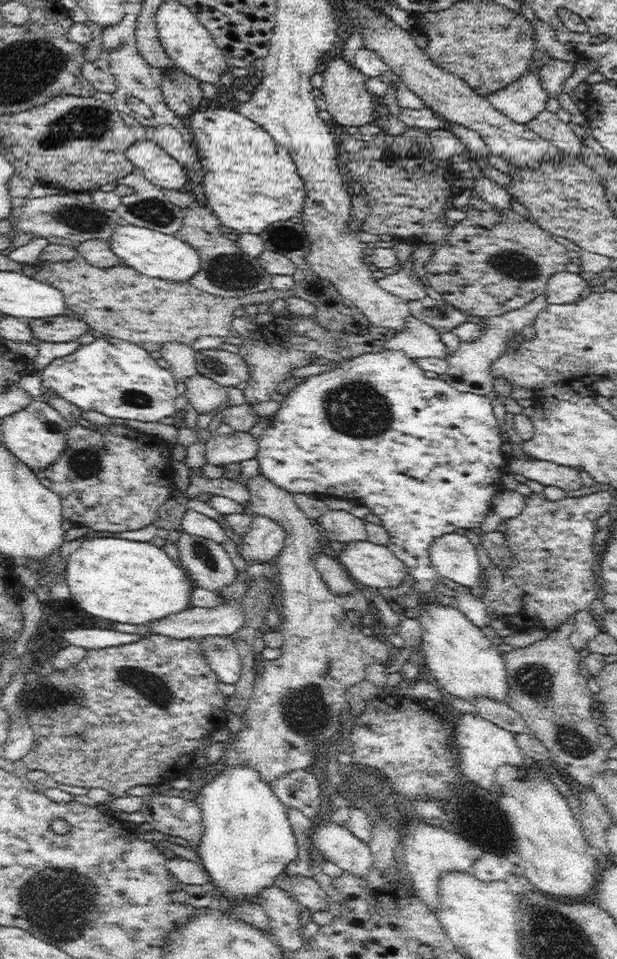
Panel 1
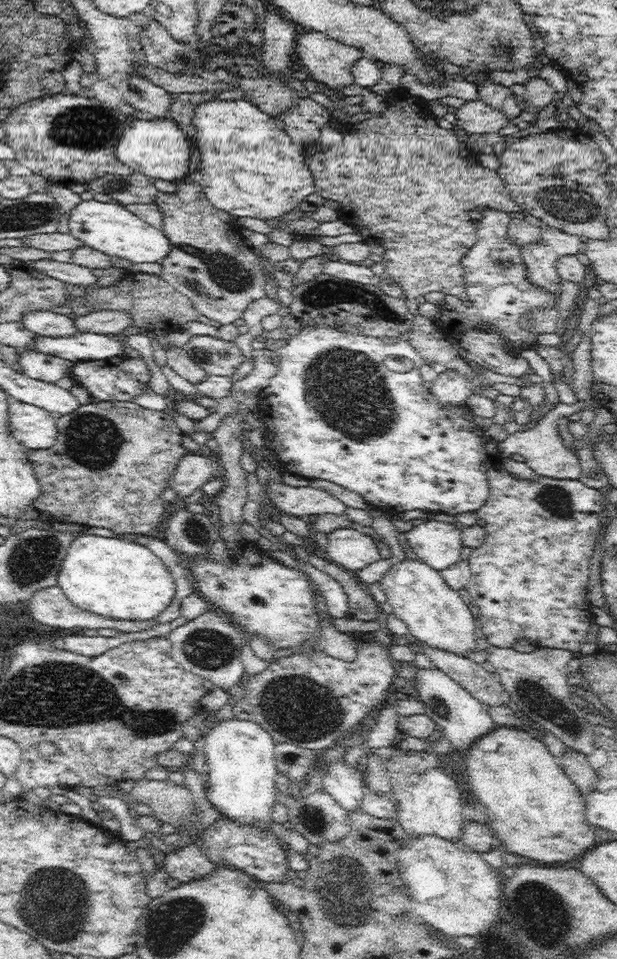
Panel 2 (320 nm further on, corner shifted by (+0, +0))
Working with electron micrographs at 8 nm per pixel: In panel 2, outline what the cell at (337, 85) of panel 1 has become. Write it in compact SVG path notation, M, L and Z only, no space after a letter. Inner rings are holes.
M318 31L299 35L295 51L312 79L338 91L355 83L351 70L356 61L364 56L360 49L349 47Z

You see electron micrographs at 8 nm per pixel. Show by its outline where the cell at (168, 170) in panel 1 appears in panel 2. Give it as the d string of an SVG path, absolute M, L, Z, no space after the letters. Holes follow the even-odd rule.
M170 117L154 120L134 120L122 134L115 155L122 164L151 178L181 181L189 175L191 142Z

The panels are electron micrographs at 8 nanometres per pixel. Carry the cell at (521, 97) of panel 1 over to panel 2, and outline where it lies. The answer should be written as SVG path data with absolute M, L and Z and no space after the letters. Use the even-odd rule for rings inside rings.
M466 101L466 104L460 106L455 114L458 125L455 129L462 129L472 134L498 133L506 127L511 120L504 113L488 107L486 103L476 101Z

